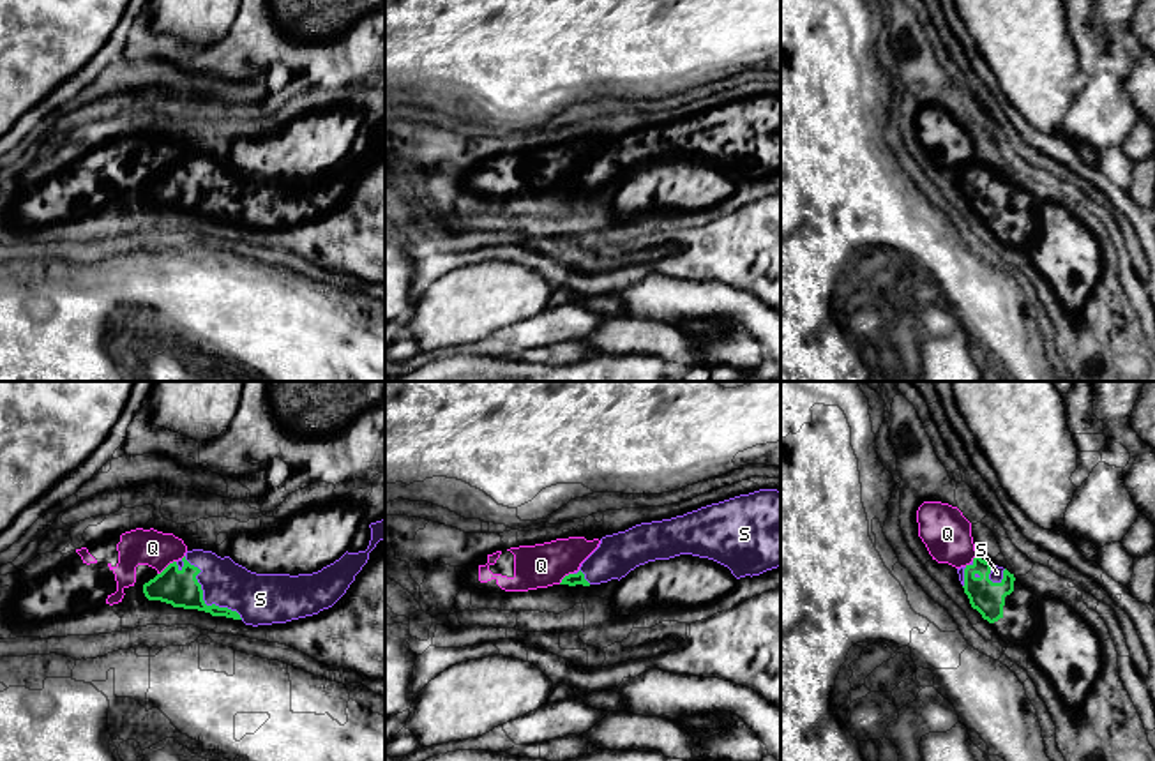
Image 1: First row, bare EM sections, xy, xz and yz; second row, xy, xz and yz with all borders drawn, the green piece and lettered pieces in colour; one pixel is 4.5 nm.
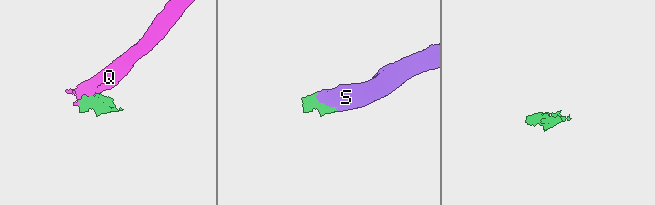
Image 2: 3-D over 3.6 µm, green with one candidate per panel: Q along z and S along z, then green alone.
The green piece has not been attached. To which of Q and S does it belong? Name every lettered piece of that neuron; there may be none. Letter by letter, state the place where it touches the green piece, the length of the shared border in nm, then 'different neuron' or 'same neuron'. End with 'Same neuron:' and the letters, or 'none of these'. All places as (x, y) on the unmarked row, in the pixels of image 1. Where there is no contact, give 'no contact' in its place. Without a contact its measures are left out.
Q: meets green in xy at (168, 170); contact 110 nm long; different neuron
S: meets green in xy at (202, 196); contact 400 nm long; same neuron
Same neuron: S

